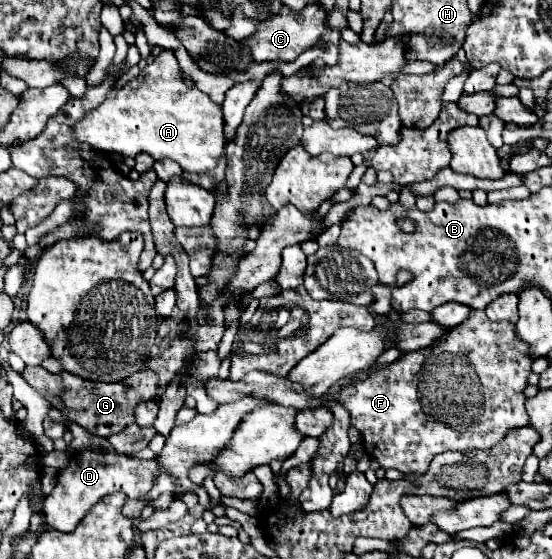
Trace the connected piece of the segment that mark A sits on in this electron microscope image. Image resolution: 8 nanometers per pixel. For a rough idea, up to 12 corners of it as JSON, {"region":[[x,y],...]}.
{"region":[[162,50],[74,130],[104,152],[206,174],[222,106]]}

